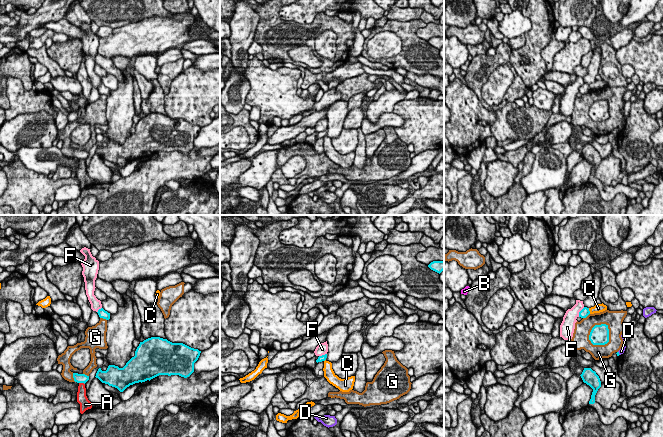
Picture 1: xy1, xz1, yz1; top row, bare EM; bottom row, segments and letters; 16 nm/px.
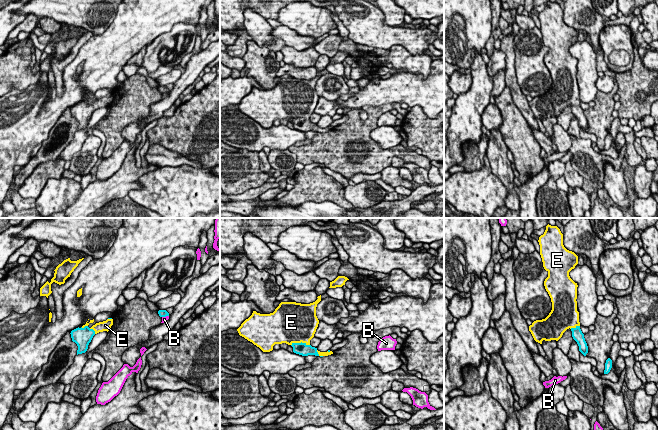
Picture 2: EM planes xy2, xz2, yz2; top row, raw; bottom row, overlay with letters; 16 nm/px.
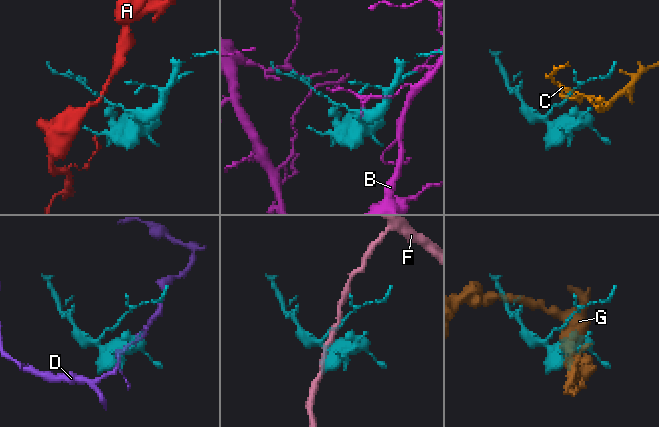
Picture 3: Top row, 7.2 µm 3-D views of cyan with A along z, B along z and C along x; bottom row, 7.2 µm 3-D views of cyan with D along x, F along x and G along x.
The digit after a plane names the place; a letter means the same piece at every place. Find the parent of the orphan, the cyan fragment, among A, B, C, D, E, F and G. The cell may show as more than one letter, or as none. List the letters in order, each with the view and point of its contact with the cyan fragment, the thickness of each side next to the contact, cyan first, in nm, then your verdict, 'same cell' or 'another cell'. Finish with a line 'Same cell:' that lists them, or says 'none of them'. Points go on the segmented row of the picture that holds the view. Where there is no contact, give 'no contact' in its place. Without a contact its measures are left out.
A: xy1 (82, 382) | 160/160 nm | another cell
B: xy2 (165, 316) | 130/90 nm | another cell
C: yz1 (589, 311) | 140/140 nm | another cell
D: yz1 (618, 353) | 50/90 nm | another cell
E: xz2 (300, 343) | 190/480 nm | same cell
F: yz1 (579, 312) | 140/220 nm | another cell
G: yz1 (608, 340) | 320/260 nm | another cell
Same cell: E

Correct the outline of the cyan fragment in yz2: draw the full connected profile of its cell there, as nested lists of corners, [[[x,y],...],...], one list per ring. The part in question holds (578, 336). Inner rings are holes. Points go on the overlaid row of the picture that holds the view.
[[[547,225],[543,235],[539,237],[540,255],[544,269],[548,272],[548,277],[544,281],[544,286],[548,292],[552,310],[549,315],[542,320],[536,320],[529,326],[534,340],[540,344],[542,341],[558,341],[567,329],[571,329],[572,337],[579,346],[579,351],[586,356],[588,346],[584,334],[580,329],[579,312],[577,311],[577,283],[569,276],[569,272],[578,264],[578,256],[567,250],[563,245],[563,234],[557,226]]]

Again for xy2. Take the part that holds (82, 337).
[[[108,318],[106,321],[96,323],[91,328],[88,325],[89,323],[86,322],[81,328],[78,327],[70,333],[72,341],[78,346],[77,355],[87,351],[88,345],[95,334],[103,331],[108,332],[113,325],[113,319]]]

